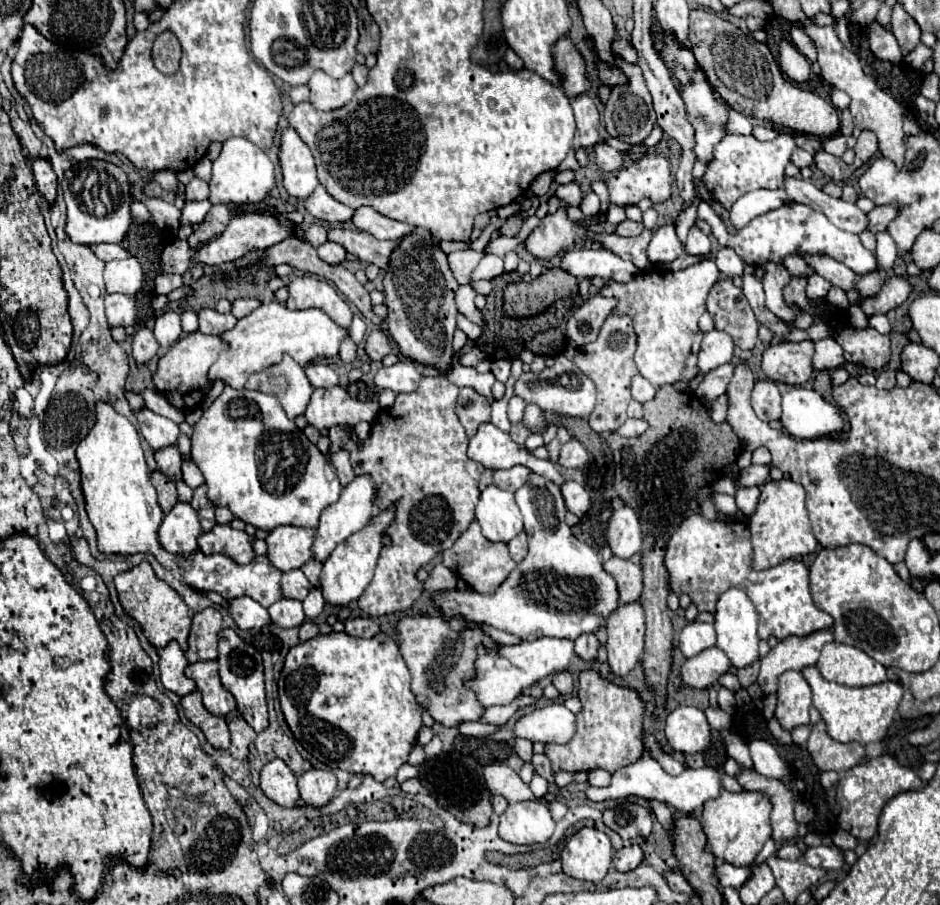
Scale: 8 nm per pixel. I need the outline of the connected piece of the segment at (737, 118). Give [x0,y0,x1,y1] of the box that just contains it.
[713,90,753,136]

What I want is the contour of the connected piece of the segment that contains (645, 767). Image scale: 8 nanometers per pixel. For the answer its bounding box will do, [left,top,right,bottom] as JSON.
[587,758,723,812]

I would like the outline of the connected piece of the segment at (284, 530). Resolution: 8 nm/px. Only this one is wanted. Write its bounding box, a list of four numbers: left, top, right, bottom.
[267,526,315,572]

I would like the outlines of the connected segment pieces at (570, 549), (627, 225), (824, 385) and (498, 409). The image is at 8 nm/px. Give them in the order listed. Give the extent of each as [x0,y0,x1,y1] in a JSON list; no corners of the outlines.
[[433,474,619,640],[615,220,645,236],[815,370,833,402],[491,396,511,432]]

